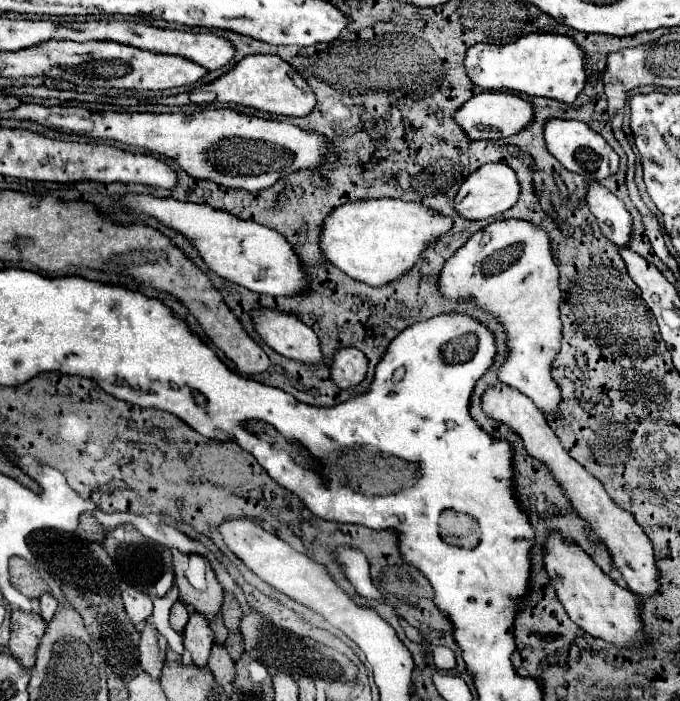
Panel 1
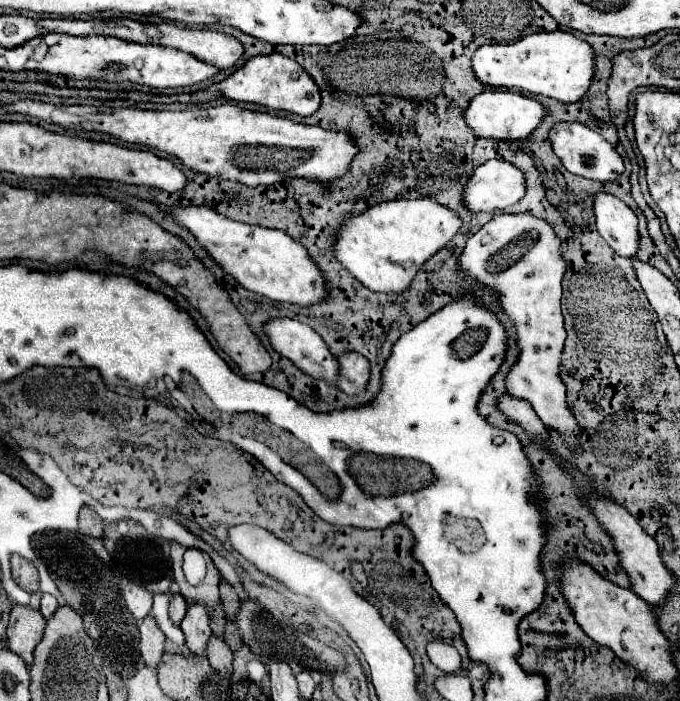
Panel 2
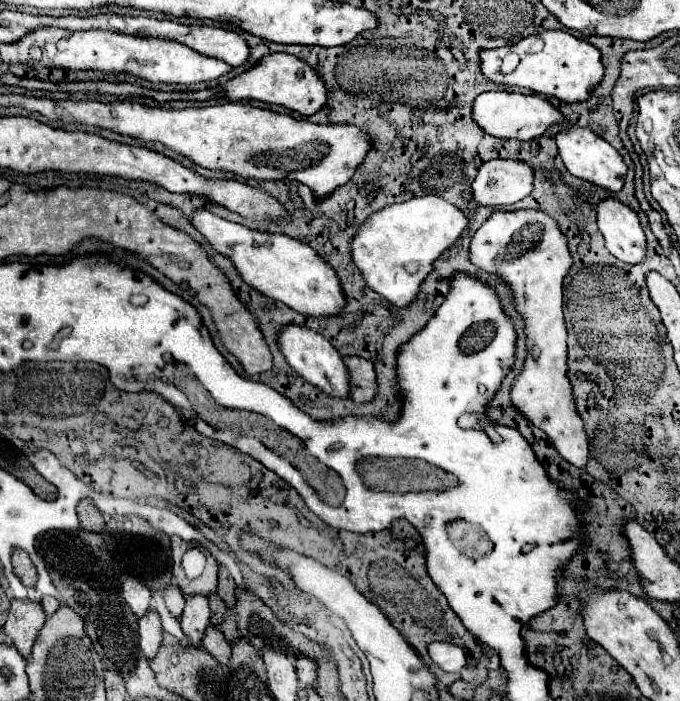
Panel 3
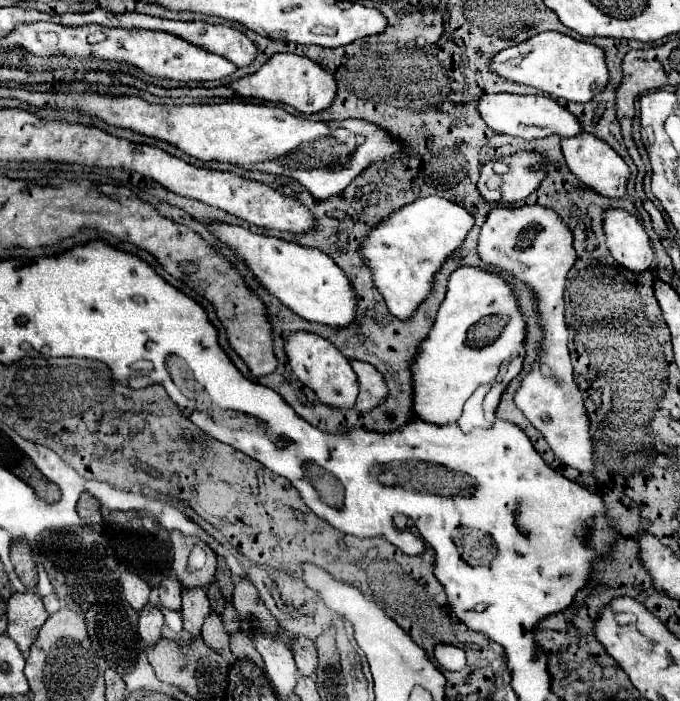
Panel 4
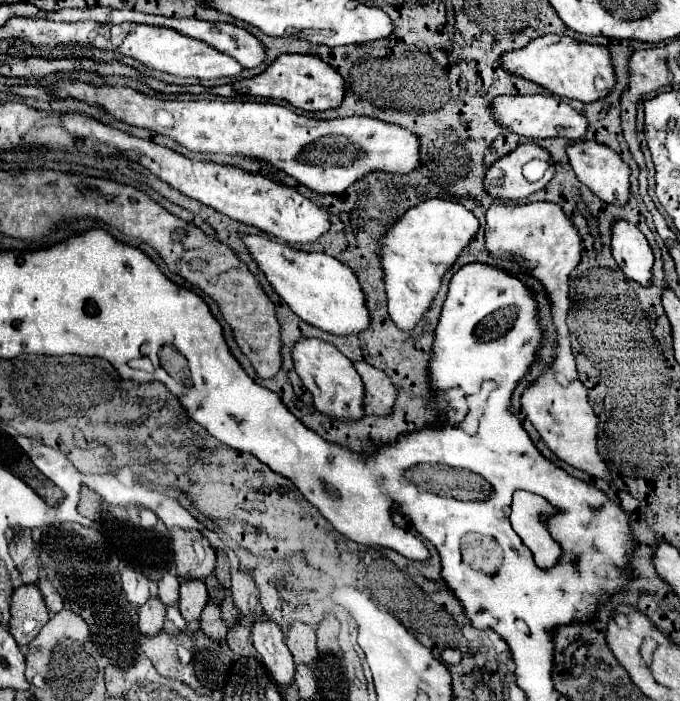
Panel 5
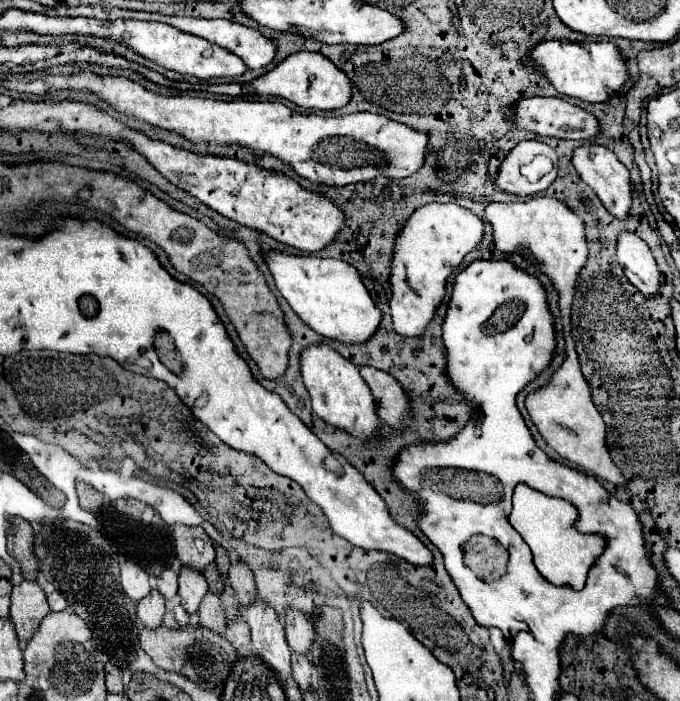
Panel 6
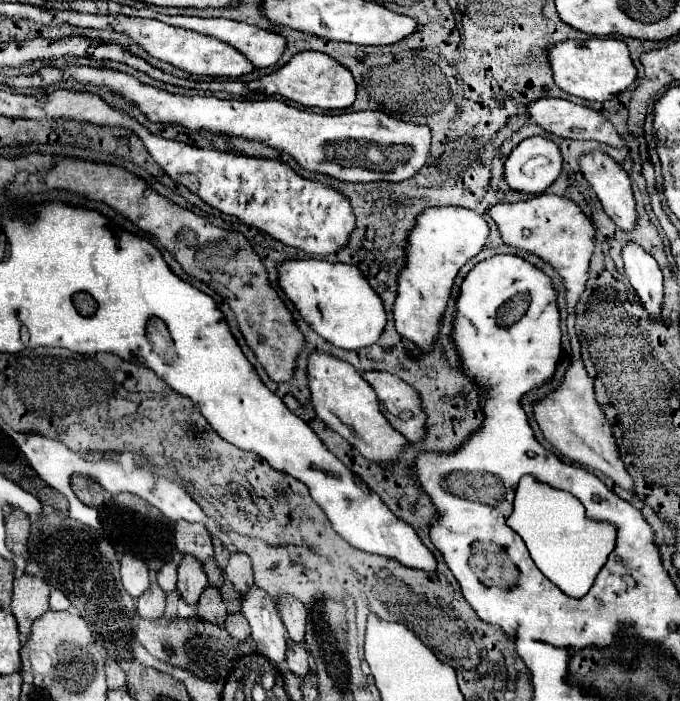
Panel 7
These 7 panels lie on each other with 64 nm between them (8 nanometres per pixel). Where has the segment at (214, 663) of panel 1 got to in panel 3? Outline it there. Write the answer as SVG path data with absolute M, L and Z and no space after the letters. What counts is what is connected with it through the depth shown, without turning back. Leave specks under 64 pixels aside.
M208 624L206 634L204 634L204 640L202 640L202 646L204 646L208 652L212 652L212 656L216 656L216 660L220 660L220 664L226 666L226 664L230 662L230 650L232 650L232 646L230 646L230 642L224 638L224 634L222 634L220 628Z

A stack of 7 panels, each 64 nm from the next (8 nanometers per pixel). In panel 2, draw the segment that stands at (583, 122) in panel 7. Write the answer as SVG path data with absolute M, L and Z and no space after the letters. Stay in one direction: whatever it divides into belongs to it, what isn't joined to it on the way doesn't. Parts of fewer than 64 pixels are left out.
M494 90L494 92L482 92L476 98L472 98L468 110L466 110L466 122L470 128L474 128L476 136L480 138L494 138L494 140L522 140L528 138L546 116L546 108L530 96L522 96L508 90Z

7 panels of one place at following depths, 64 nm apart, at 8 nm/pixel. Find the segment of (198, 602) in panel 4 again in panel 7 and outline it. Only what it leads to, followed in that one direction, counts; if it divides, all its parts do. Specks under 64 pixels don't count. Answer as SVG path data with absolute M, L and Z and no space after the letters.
M182 556L182 562L178 566L178 592L188 604L196 604L202 590L206 588L206 574L202 570L202 562L194 556Z

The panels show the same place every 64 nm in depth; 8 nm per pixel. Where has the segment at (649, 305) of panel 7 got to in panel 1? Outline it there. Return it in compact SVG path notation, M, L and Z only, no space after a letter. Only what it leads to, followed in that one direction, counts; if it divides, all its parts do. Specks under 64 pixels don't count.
M590 180L586 200L590 212L598 220L602 234L620 250L628 248L632 236L632 216L626 210L624 202L618 196L614 196L610 190L606 190L602 184L598 184L596 180Z

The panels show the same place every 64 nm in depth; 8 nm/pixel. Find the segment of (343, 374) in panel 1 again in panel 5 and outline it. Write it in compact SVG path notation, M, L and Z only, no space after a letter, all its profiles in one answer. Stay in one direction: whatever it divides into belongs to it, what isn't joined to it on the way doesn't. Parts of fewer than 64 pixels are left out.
M354 364L358 374L362 376L366 388L366 412L374 416L388 416L396 404L396 388L392 380L378 368L370 364Z

